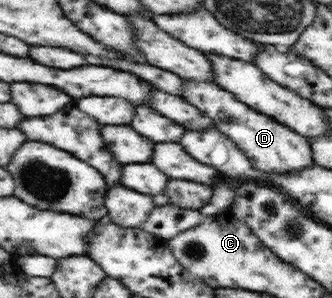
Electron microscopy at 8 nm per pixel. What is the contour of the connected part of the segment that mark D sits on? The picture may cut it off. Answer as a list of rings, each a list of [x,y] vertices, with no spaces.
[[[186,81],[186,99],[192,104],[196,104],[206,115],[210,115],[220,131],[224,131],[230,139],[240,143],[244,147],[246,155],[252,159],[254,167],[260,169],[268,175],[286,175],[294,171],[302,171],[306,167],[315,165],[315,159],[312,158],[312,147],[307,136],[300,135],[299,132],[292,131],[292,128],[280,123],[276,118],[270,115],[264,115],[255,108],[250,107],[240,98],[226,89],[222,89],[218,83],[208,83],[208,81]]]

